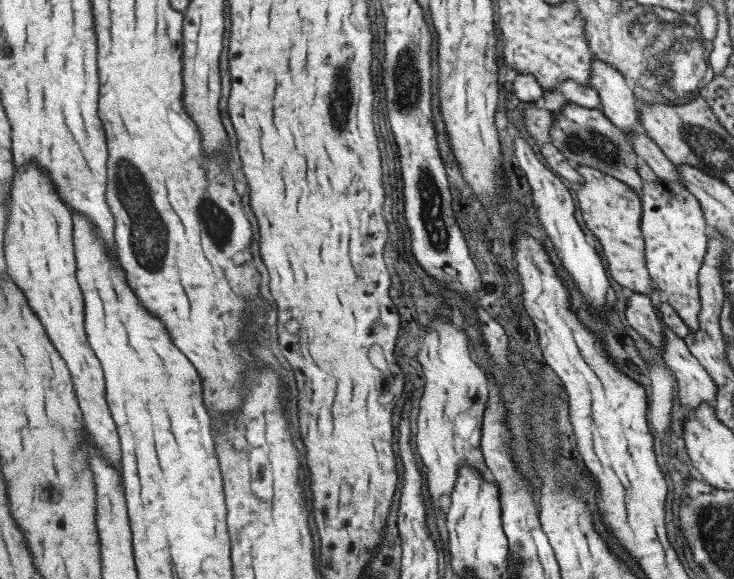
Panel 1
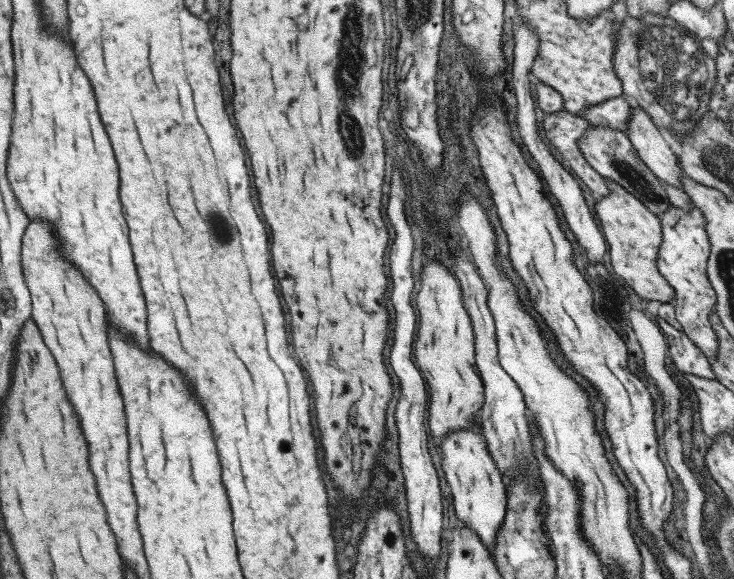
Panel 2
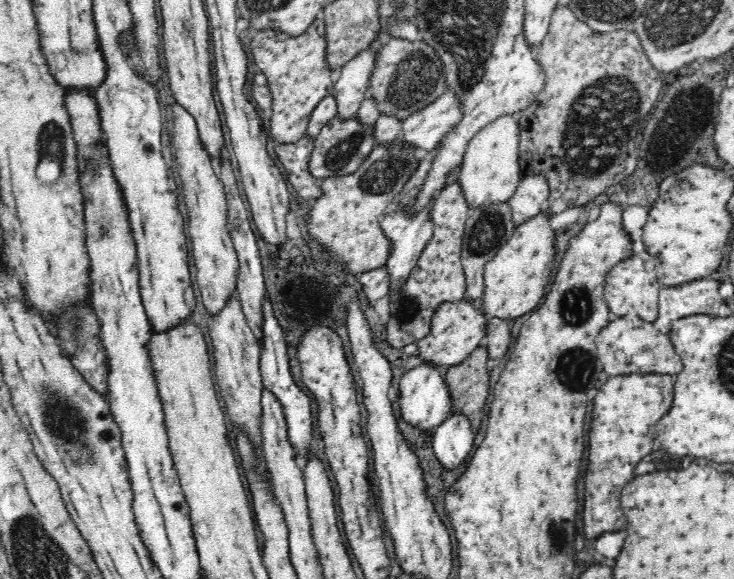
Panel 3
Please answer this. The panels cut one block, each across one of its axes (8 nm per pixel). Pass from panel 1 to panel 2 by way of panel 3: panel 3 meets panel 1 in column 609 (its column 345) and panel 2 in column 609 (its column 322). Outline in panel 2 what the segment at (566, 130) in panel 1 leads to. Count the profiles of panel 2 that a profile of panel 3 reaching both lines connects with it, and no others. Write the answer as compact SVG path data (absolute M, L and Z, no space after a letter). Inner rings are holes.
M591 125L585 129L585 134L577 140L577 149L583 155L585 163L589 164L597 174L616 182L618 186L640 200L645 208L648 208L654 215L659 216L671 205L658 178L641 163L633 145L629 143L629 139L622 132L617 132L617 129Z

